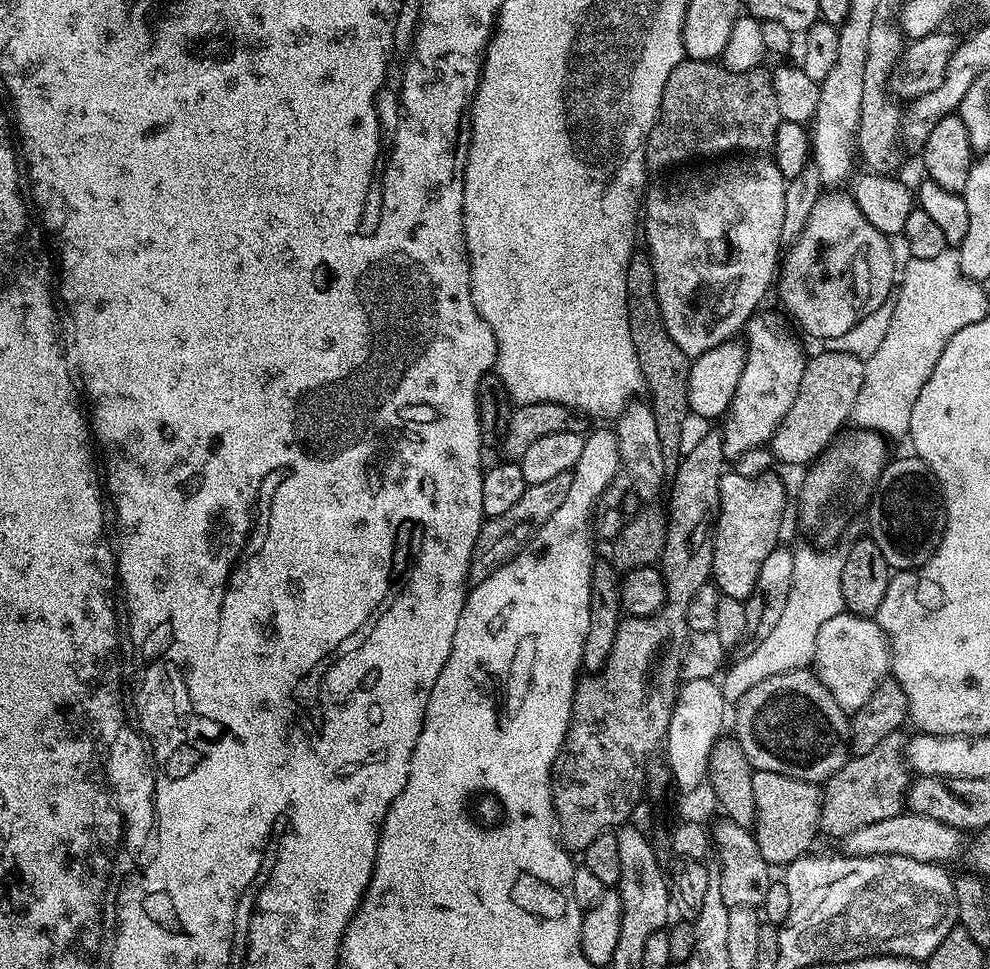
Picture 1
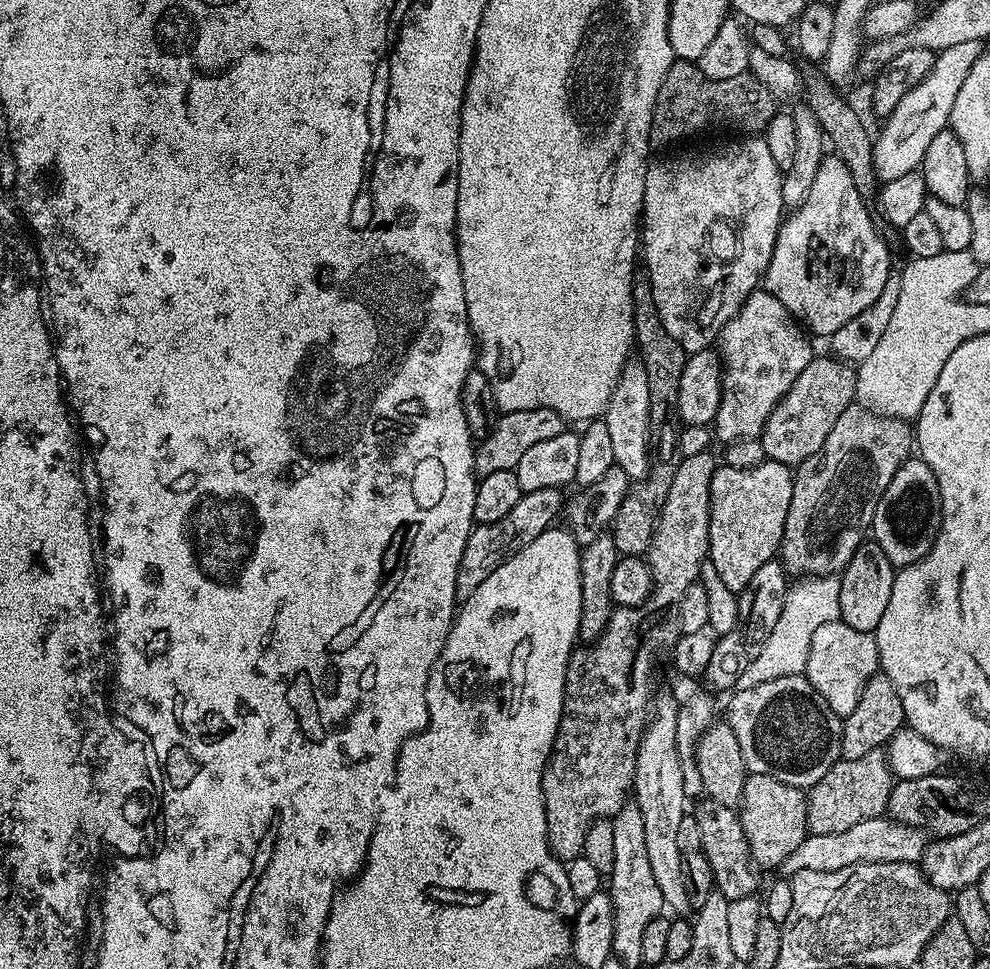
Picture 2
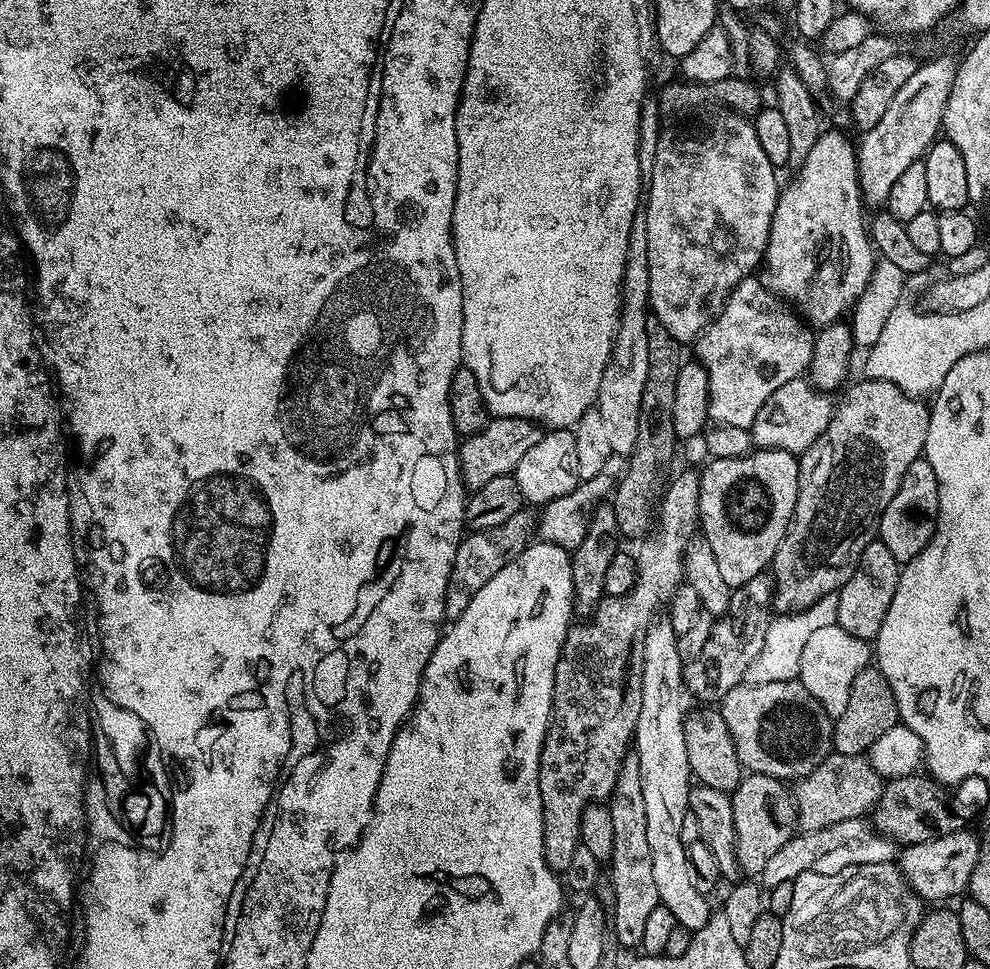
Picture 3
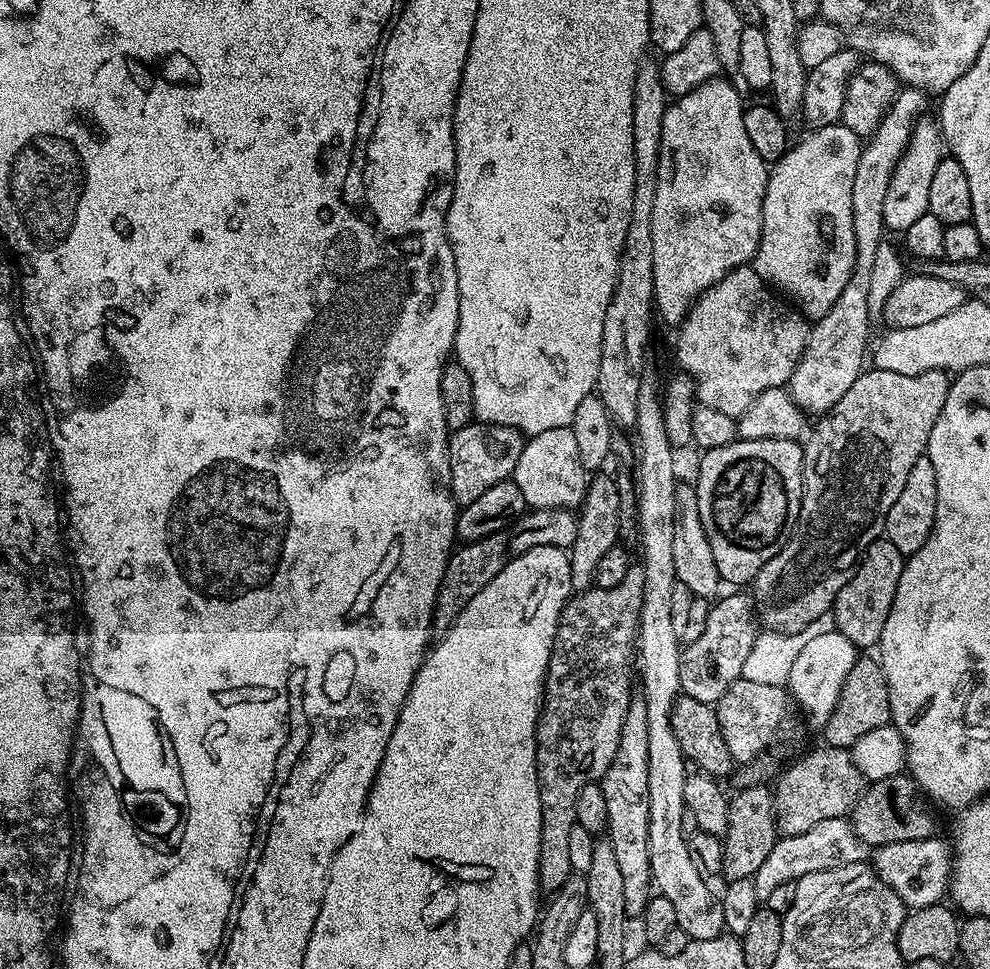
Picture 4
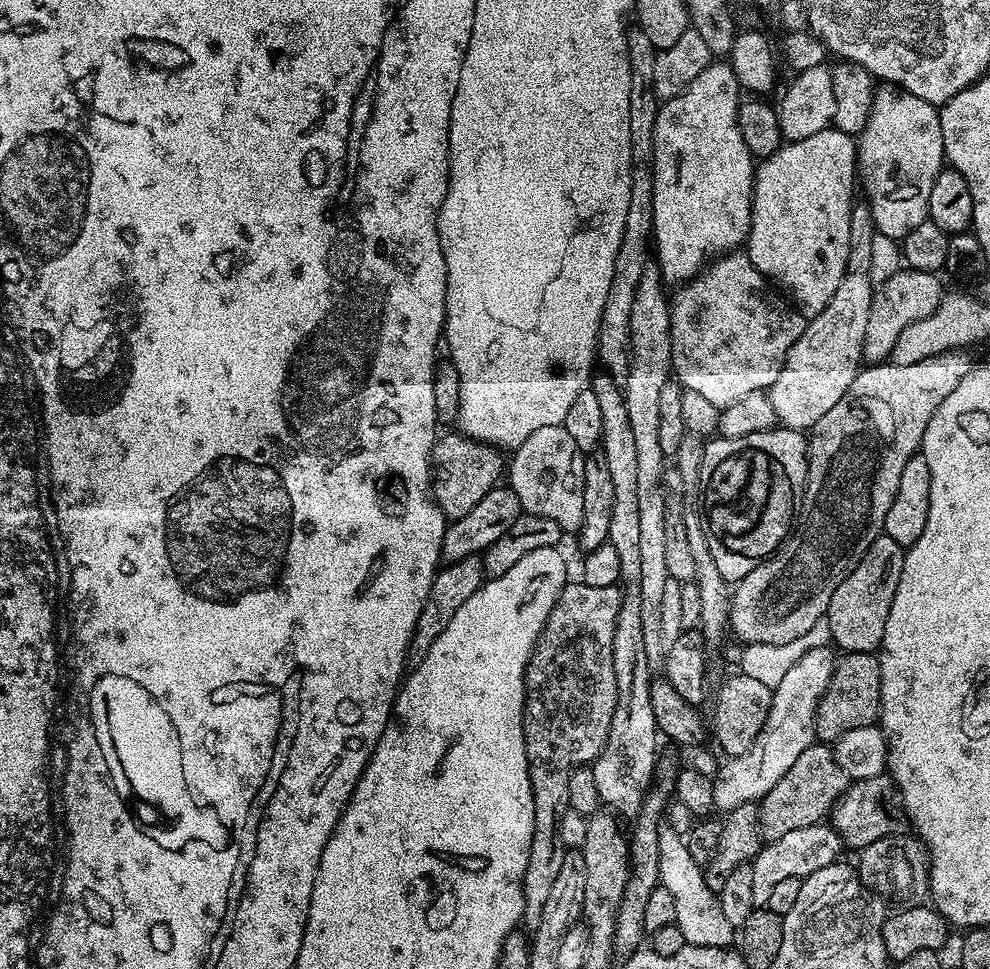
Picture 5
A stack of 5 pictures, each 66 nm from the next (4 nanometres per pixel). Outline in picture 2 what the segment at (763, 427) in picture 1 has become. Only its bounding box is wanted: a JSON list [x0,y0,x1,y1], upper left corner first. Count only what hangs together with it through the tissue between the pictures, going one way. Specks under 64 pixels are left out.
[714,290,814,446]

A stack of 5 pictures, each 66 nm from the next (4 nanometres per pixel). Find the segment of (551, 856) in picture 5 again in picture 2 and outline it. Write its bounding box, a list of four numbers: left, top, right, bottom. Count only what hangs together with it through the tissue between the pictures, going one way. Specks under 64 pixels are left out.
[542,451,718,862]

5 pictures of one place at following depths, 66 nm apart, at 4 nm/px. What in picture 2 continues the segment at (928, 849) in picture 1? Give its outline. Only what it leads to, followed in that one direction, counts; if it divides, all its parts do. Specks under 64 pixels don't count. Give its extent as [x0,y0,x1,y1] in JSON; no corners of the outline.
[782,816,929,878]

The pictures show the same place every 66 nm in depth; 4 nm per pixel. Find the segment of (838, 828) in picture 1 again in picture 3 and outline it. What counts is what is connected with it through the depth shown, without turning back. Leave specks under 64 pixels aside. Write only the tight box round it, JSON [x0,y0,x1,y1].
[794,751,885,832]

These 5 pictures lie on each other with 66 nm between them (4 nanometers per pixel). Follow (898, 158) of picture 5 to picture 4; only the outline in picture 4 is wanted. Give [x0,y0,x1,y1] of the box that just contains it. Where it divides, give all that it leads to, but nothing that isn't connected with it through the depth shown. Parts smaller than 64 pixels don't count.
[882,119,946,234]

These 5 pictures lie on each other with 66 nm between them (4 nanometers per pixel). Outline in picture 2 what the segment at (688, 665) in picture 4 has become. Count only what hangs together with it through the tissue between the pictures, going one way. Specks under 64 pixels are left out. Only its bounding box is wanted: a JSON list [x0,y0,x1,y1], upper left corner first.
[702,558,790,689]

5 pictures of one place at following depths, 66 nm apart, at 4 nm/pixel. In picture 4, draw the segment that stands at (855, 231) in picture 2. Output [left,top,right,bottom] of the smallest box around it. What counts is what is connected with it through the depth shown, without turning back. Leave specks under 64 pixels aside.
[754,122,862,322]

